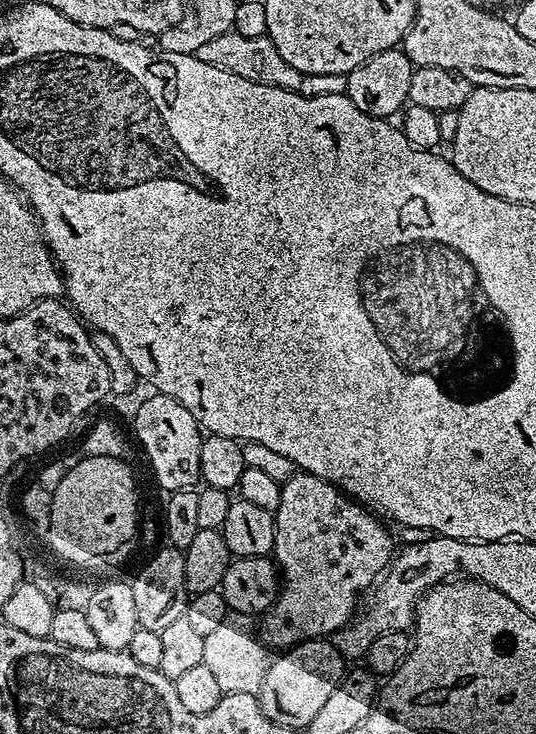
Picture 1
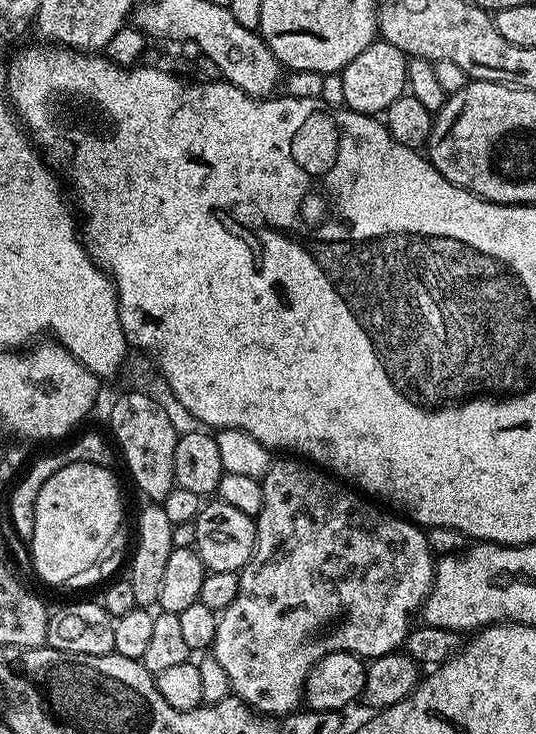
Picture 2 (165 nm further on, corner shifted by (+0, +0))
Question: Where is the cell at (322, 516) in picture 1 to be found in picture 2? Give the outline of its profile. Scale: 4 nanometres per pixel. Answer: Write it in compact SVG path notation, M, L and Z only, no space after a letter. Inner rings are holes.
M276 458L269 464L268 471L262 477L262 510L254 519L256 545L252 551L252 557L238 573L240 581L234 602L230 602L230 606L226 606L224 611L219 613L210 655L218 662L218 666L222 666L222 670L226 670L226 678L230 681L230 688L234 695L244 701L253 712L287 716L301 707L306 678L313 666L326 654L355 652L361 658L375 658L397 651L403 645L405 638L414 627L412 615L415 612L417 615L423 609L424 599L428 597L432 580L436 577L434 553L428 544L425 529L421 525L413 524L411 520L395 511L385 510L379 503L345 486L327 471L300 458Z

